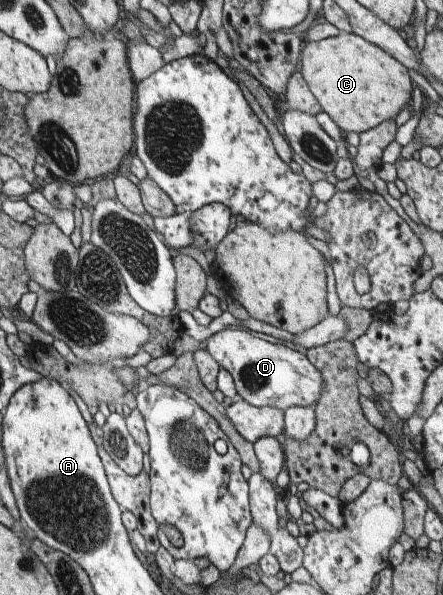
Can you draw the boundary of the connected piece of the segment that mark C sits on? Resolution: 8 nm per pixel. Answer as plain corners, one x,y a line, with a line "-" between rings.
343,32
321,41
304,41
299,71
320,103
322,111
330,115
345,133
356,131
360,134
373,129
384,121
395,120
403,108
410,108
411,91
415,84
409,76
408,69
378,45
355,33

